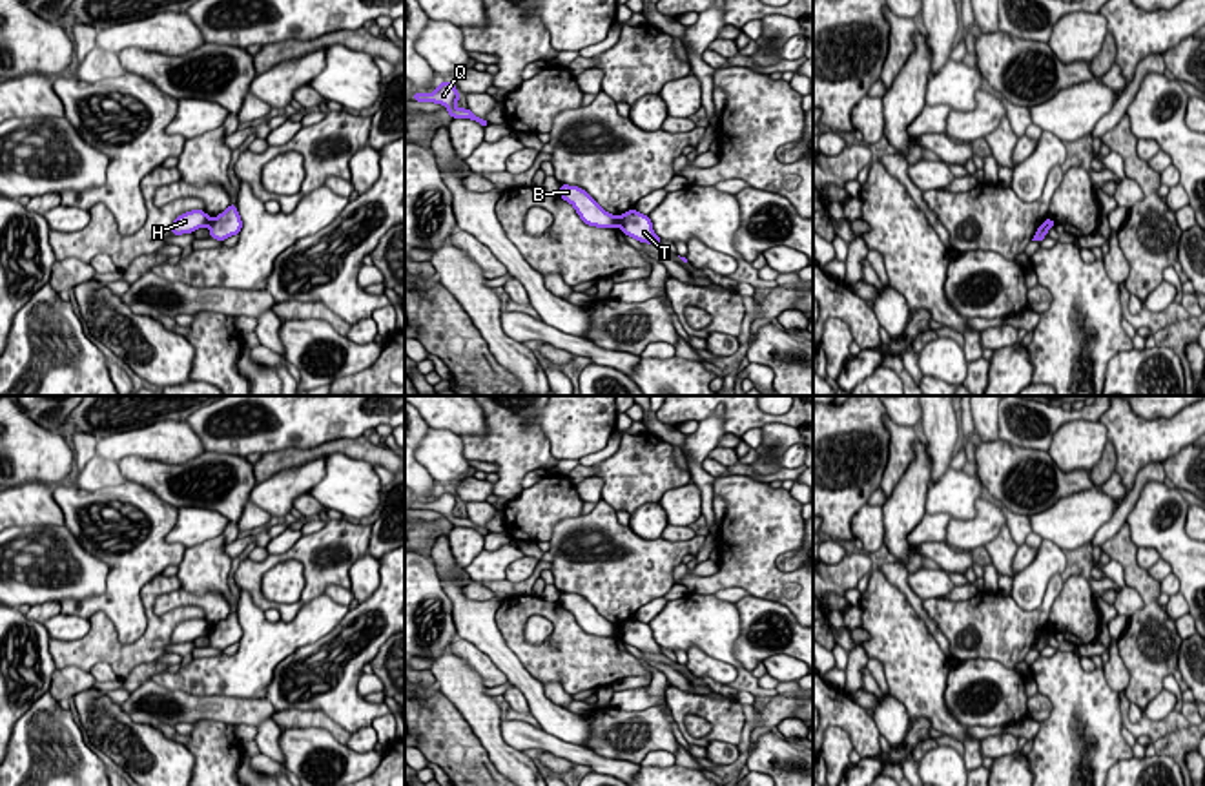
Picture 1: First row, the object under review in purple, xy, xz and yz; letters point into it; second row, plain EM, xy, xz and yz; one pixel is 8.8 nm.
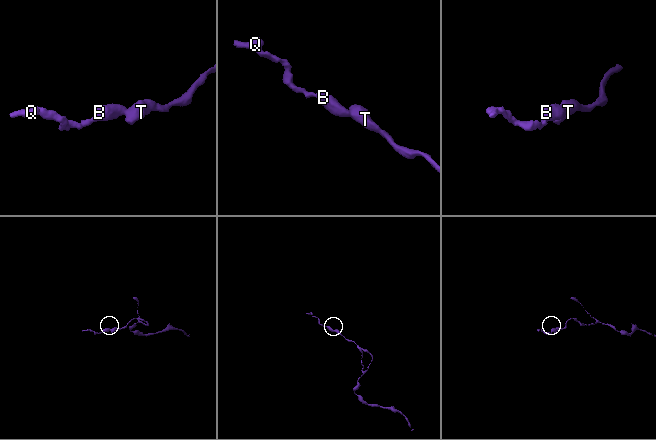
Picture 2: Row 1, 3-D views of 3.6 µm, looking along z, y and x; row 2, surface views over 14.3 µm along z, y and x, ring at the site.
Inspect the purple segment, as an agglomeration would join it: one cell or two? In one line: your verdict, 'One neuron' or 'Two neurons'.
Two neurons

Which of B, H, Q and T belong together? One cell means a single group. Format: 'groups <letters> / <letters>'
groups B H Q / T

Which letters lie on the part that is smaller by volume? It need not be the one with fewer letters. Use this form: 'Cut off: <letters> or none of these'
Cut off: B, H, Q

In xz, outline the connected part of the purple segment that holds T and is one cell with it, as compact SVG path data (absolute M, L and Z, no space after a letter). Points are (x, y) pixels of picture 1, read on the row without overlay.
M634 616L622 622L616 633L627 646L653 655L662 655L662 647L654 642L649 624L636 620Z

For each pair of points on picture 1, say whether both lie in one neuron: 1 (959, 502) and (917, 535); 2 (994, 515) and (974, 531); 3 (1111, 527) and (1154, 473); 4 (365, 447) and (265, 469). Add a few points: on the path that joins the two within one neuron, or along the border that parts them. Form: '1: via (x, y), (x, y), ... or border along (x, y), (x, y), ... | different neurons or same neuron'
1: via (948, 506), (928, 526) | same neuron
2: via (988, 520), (979, 529) | same neuron
3: via (1122, 513), (1140, 484) | same neuron
4: via (339, 447), (290, 458) | same neuron

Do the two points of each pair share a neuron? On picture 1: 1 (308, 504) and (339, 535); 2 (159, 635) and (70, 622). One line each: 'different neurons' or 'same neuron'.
1: different neurons
2: different neurons

